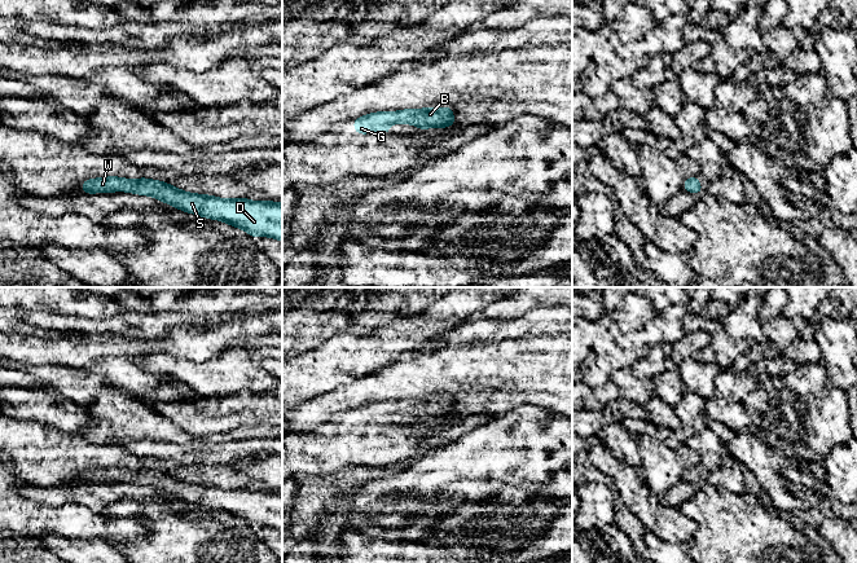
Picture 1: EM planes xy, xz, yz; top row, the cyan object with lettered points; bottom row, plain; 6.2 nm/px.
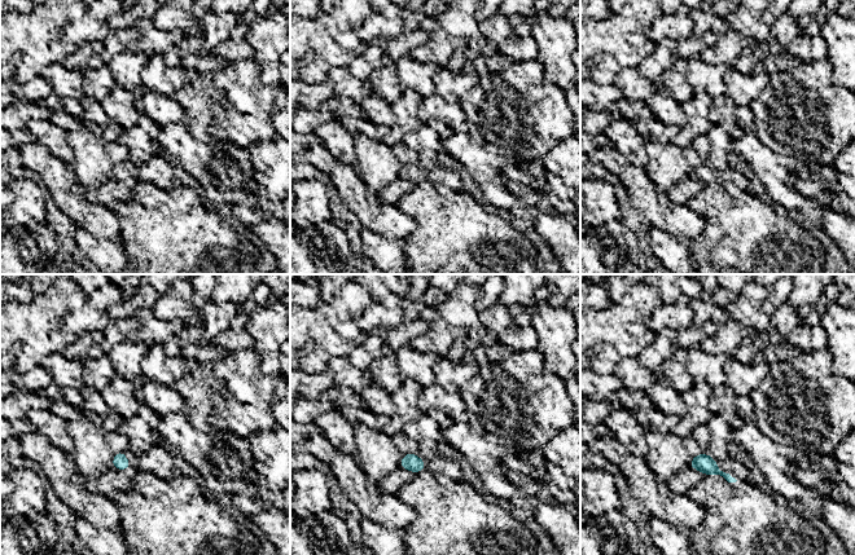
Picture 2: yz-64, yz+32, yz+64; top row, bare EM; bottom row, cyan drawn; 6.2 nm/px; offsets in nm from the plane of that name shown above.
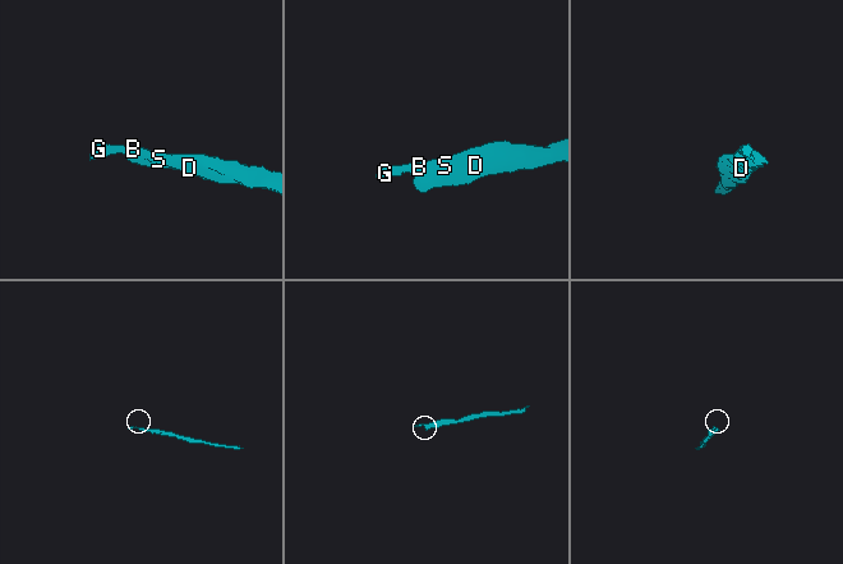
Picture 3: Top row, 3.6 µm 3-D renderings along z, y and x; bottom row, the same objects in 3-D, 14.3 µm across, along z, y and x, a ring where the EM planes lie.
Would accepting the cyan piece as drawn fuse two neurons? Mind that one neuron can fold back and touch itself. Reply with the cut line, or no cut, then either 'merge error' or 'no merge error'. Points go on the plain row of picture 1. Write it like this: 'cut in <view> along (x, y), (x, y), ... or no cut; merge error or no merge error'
no cut; no merge error

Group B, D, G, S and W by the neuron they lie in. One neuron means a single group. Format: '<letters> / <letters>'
B D G S W

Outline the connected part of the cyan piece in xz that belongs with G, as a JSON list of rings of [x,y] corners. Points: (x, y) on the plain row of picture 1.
[[[453,397],[405,399],[400,401],[377,401],[353,409],[357,425],[388,425],[392,413],[414,414],[417,419],[443,418],[457,414],[452,404]]]

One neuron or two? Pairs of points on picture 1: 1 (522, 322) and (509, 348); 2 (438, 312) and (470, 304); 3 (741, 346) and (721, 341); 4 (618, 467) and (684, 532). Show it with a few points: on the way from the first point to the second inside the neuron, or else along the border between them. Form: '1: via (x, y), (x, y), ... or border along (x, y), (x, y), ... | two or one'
1: border along (543, 333), (483, 343) | two
2: via (445, 312), (462, 306) | one
3: via (735, 346), (726, 346) | one
4: via (631, 487), (636, 496), (659, 519), (664, 520) | one

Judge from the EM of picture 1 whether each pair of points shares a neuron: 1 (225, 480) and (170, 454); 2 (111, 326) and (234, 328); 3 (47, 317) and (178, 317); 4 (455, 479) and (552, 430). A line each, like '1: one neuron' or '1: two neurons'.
1: two neurons
2: two neurons
3: one neuron
4: one neuron

